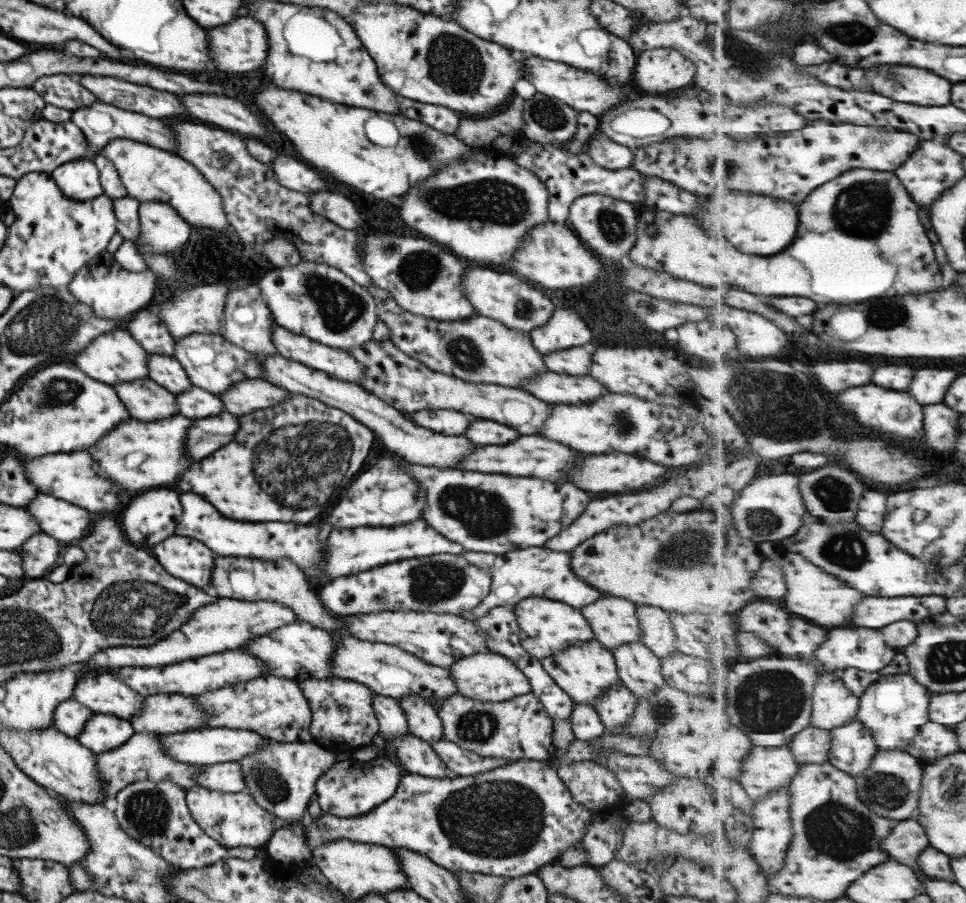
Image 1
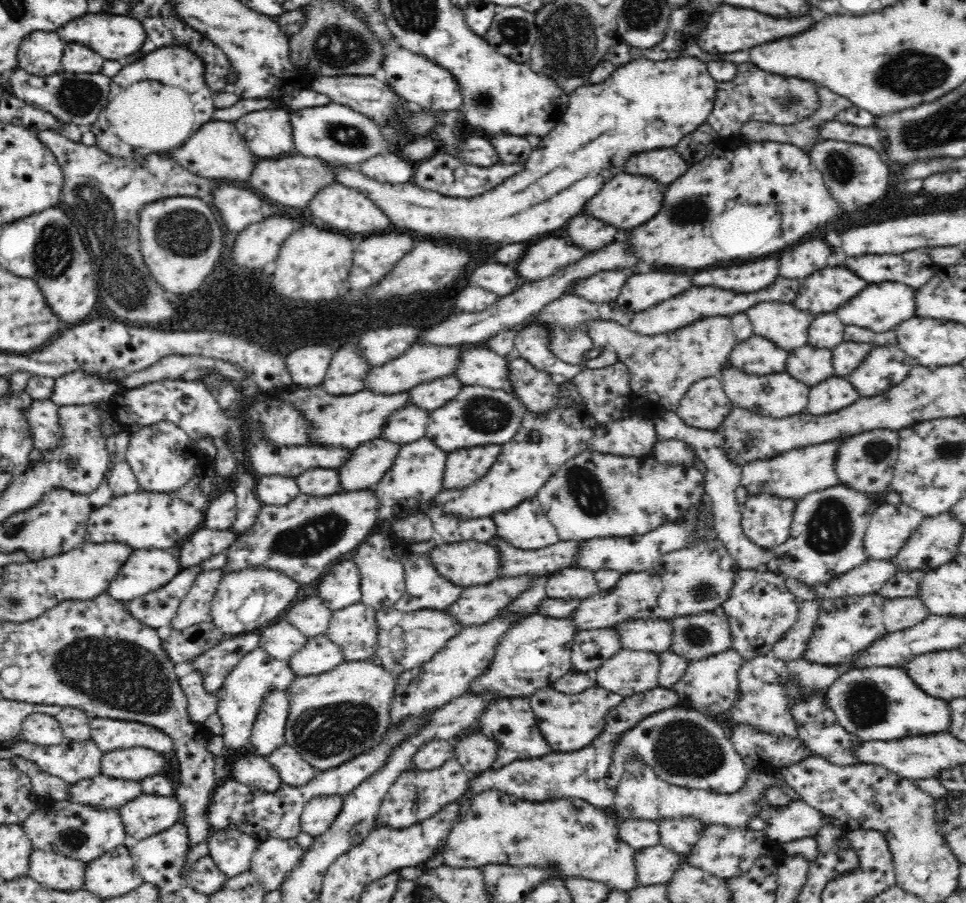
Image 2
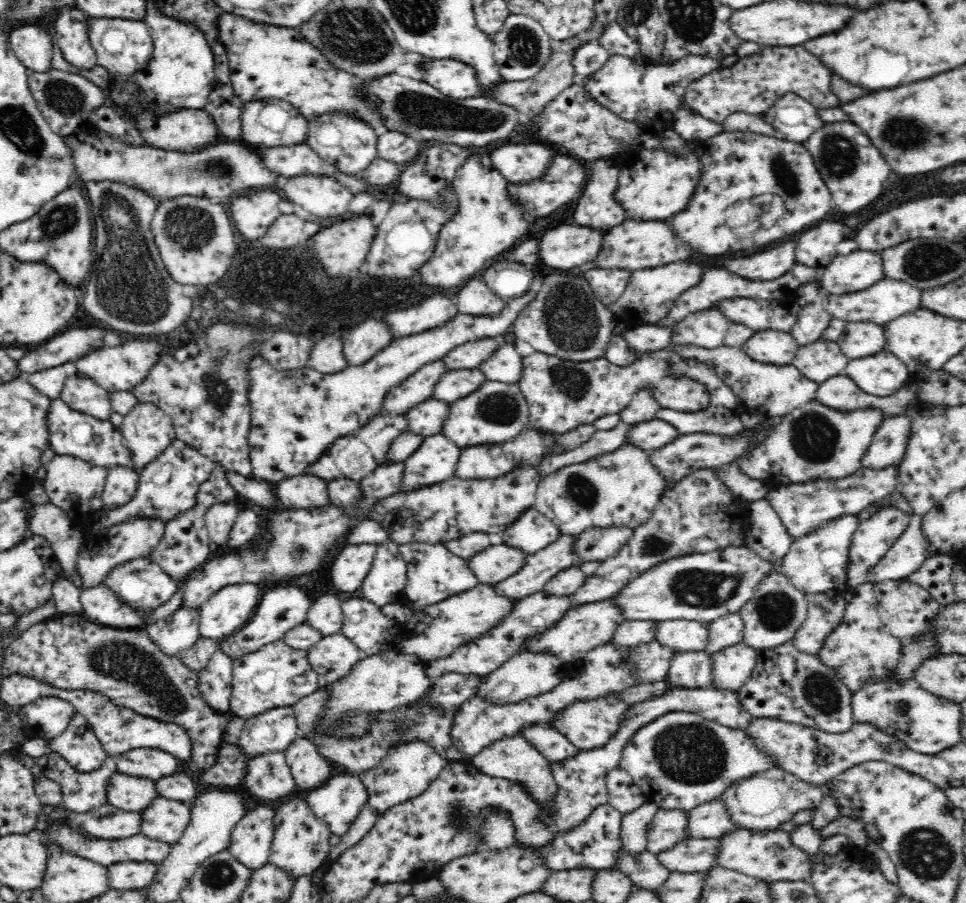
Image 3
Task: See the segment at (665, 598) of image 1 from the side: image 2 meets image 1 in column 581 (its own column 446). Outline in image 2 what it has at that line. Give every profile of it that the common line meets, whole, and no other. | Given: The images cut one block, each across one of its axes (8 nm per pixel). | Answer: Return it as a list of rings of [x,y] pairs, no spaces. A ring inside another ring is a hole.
[[[438,540],[438,543],[427,552],[427,559],[436,572],[448,582],[459,587],[471,587],[488,584],[497,578],[499,571],[499,552],[490,544],[467,540],[450,543]]]

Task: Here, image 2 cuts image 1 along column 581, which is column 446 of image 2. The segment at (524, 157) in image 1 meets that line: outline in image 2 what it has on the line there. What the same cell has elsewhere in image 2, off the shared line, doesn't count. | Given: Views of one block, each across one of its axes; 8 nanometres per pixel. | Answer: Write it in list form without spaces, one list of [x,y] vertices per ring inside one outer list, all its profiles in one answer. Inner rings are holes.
[[[439,151],[429,159],[419,161],[419,165],[415,168],[414,182],[424,189],[433,190],[442,195],[468,198],[492,190],[509,176],[520,172],[522,167],[521,164],[496,164],[487,167],[462,164],[452,154]]]

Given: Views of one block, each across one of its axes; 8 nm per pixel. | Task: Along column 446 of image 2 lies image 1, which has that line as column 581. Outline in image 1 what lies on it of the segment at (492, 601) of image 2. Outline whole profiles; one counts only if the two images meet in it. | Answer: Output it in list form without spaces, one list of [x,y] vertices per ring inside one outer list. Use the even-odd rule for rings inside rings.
[[[605,595],[580,608],[593,638],[605,648],[640,640],[640,628],[635,616],[636,605],[631,601]]]

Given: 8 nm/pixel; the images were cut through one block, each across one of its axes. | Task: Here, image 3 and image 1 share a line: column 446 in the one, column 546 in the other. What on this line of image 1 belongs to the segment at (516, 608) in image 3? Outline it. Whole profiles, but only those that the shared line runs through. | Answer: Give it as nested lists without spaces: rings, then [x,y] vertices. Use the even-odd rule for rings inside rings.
[[[595,639],[564,648],[554,655],[545,656],[540,663],[542,669],[573,703],[593,706],[601,695],[614,687],[615,683],[619,683],[616,666],[609,649]]]

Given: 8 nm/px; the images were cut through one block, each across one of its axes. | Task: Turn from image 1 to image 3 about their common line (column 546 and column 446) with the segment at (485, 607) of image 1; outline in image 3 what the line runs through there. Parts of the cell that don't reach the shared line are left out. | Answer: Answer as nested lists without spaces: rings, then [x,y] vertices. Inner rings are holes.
[[[406,542],[398,545],[400,554],[407,564],[407,583],[405,586],[406,606],[413,611],[436,604],[442,599],[458,595],[474,588],[479,582],[466,559],[452,554],[440,542]]]

